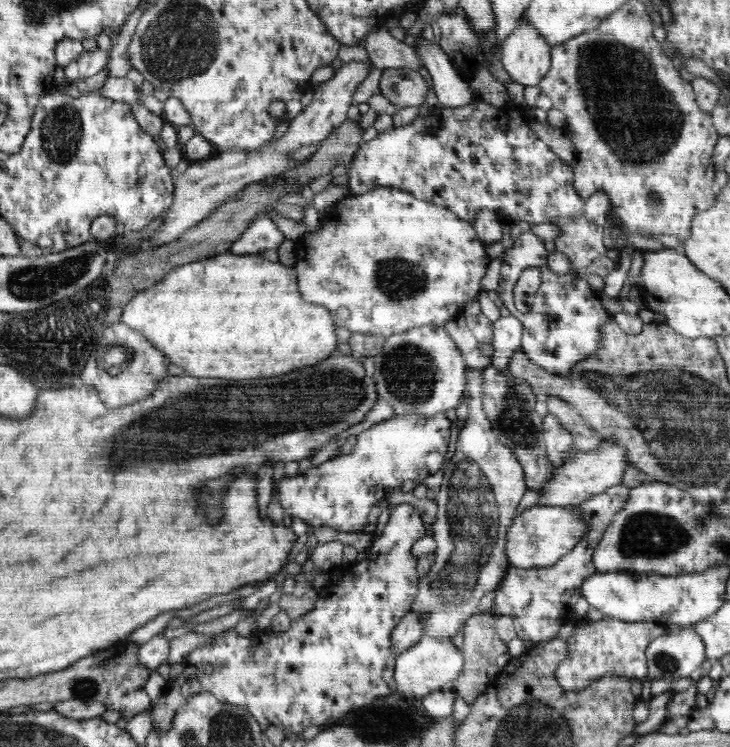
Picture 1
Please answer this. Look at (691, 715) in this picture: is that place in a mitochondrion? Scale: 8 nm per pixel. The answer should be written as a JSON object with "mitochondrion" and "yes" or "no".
{"mitochondrion":"no"}

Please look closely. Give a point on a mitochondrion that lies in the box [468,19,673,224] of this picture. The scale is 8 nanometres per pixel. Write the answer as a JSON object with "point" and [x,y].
{"point":[654,199]}

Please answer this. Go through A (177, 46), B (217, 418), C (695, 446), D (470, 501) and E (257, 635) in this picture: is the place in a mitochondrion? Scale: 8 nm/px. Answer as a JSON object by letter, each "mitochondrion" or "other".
{"A":"mitochondrion","B":"mitochondrion","C":"mitochondrion","D":"mitochondrion","E":"other"}

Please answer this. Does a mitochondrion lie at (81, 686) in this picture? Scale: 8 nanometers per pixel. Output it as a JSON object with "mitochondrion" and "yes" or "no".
{"mitochondrion":"yes"}

